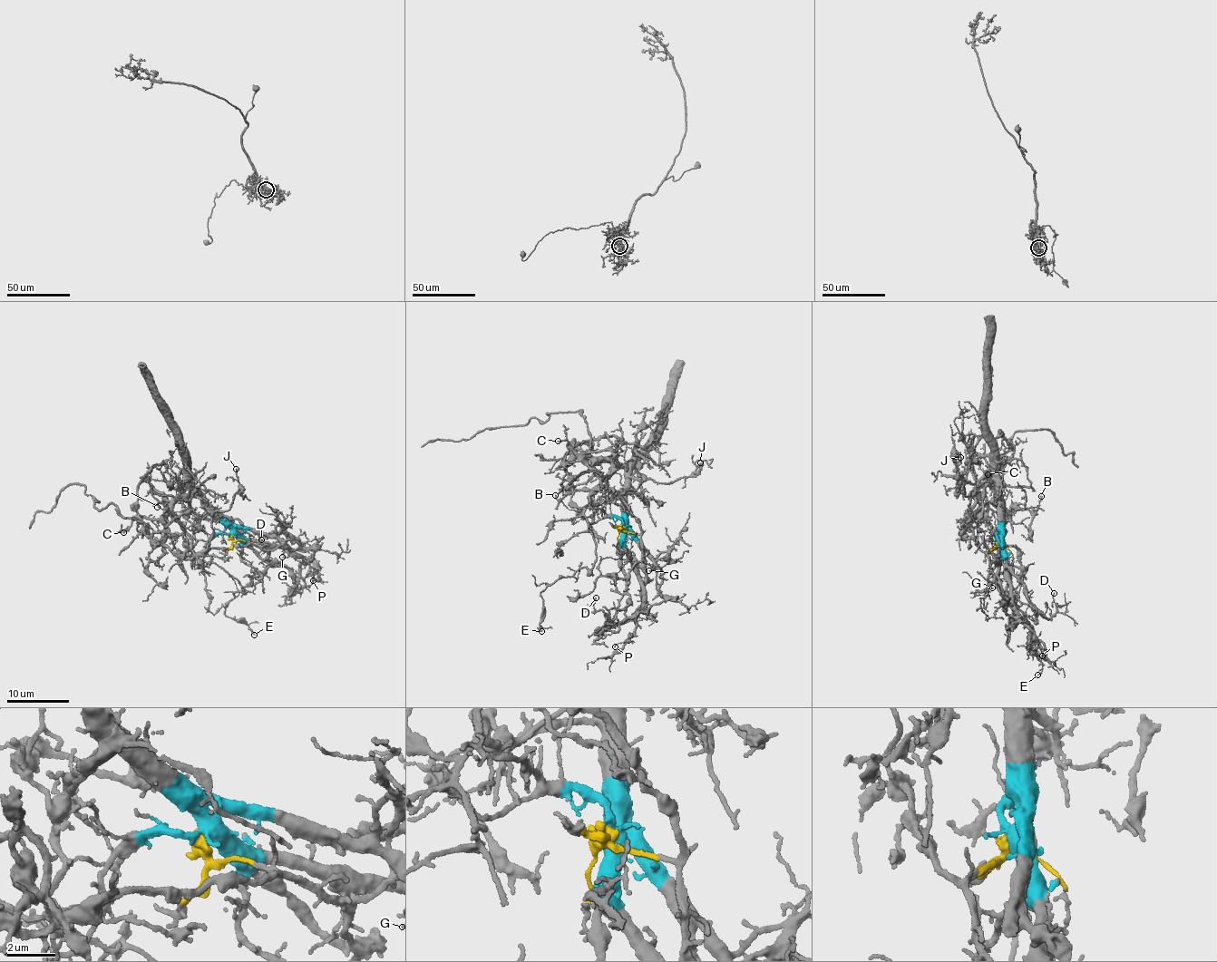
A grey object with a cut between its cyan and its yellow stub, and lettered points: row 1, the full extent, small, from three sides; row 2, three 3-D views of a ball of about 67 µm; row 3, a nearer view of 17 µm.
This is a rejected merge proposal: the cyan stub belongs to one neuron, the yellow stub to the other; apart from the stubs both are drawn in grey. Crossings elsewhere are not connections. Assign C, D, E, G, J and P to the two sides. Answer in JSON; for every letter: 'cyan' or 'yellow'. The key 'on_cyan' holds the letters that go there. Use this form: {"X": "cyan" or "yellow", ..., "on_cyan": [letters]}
{"C": "cyan", "D": "cyan", "E": "yellow", "G": "cyan", "J": "yellow", "P": "cyan", "on_cyan": ["C", "D", "G", "P"]}

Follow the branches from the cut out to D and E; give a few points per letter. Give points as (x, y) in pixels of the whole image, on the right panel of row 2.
D: (999, 540), (1004, 564), (1013, 568), (1014, 575), (1025, 585), (1036, 612), (1050, 618), (1056, 614), (1054, 592)
E: (999, 540), (988, 552), (979, 549), (972, 529), (988, 523), (1004, 603), (1027, 626), (1042, 662), (1038, 675)

